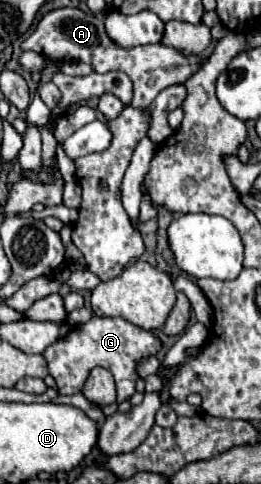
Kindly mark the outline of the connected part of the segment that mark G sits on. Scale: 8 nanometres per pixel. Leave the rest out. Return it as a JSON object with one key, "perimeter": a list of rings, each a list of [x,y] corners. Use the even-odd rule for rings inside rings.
{"perimeter":[[[91,317],[87,323],[77,325],[71,329],[69,337],[57,339],[53,345],[49,345],[43,353],[49,365],[51,377],[57,381],[61,395],[75,395],[83,389],[83,383],[93,367],[105,367],[113,373],[117,383],[117,401],[125,401],[135,393],[135,381],[137,381],[137,357],[141,353],[157,353],[161,347],[161,341],[151,335],[145,329],[139,329],[131,325],[129,321],[117,317]]]}

